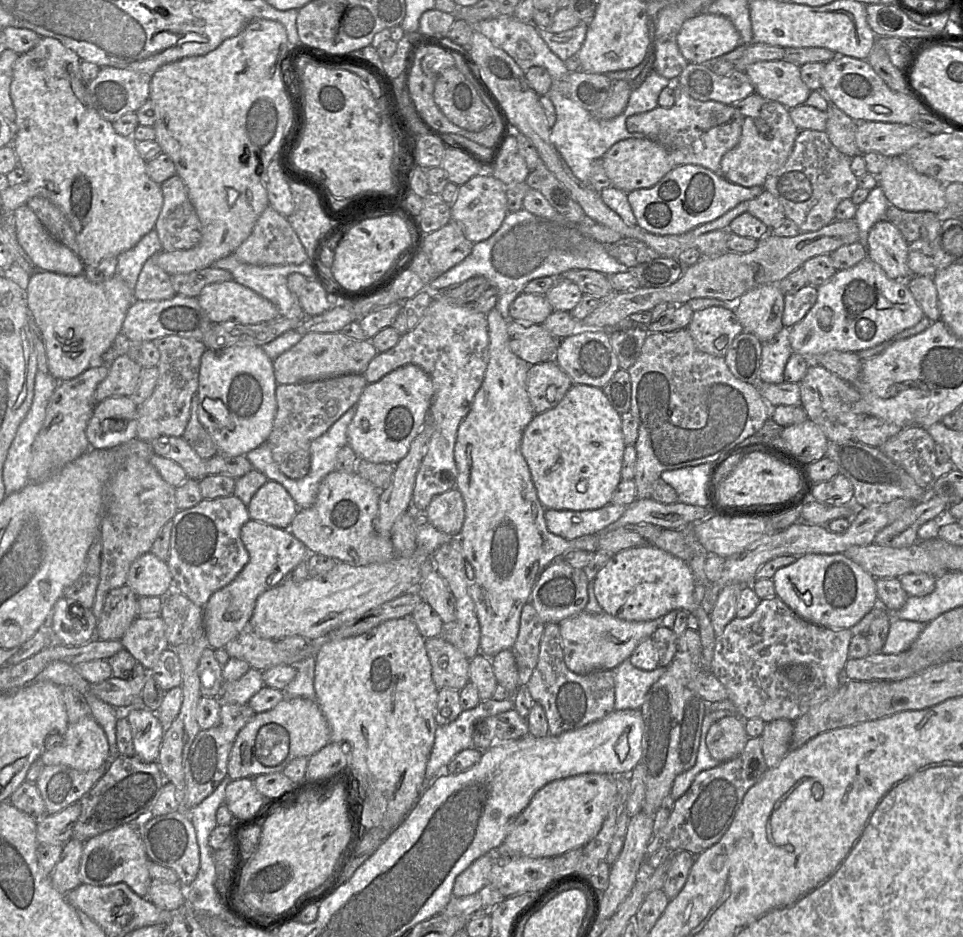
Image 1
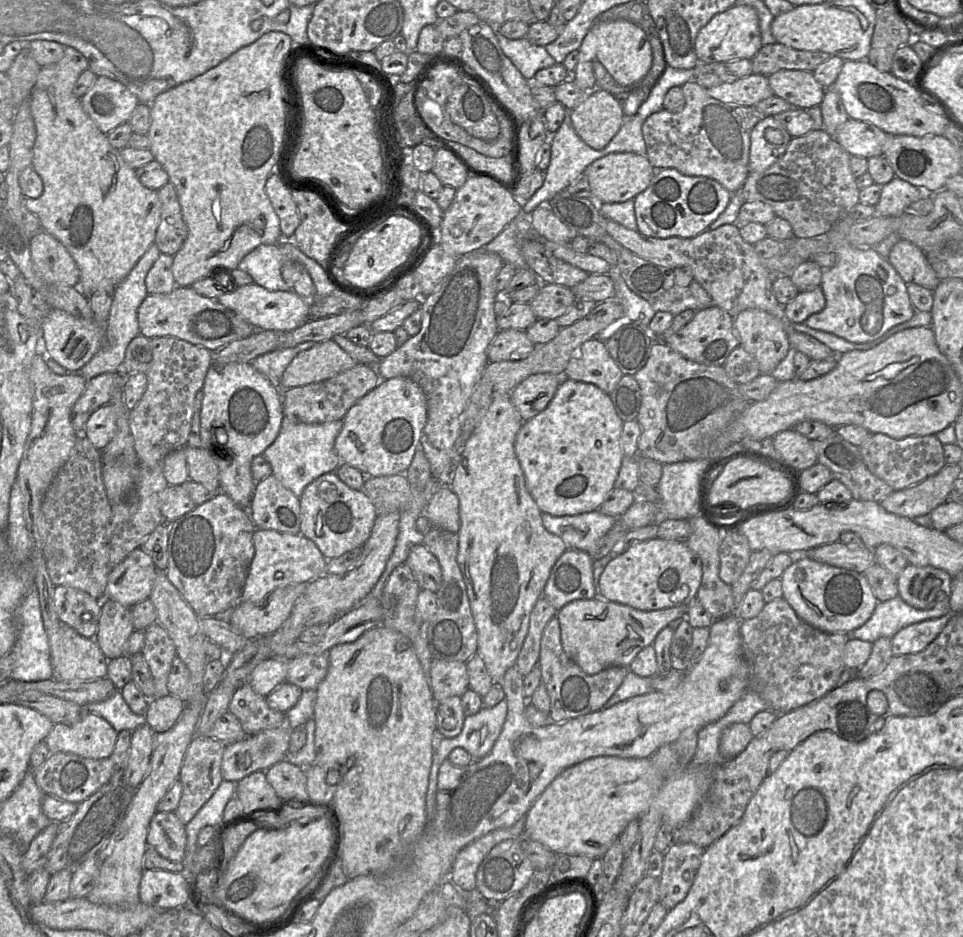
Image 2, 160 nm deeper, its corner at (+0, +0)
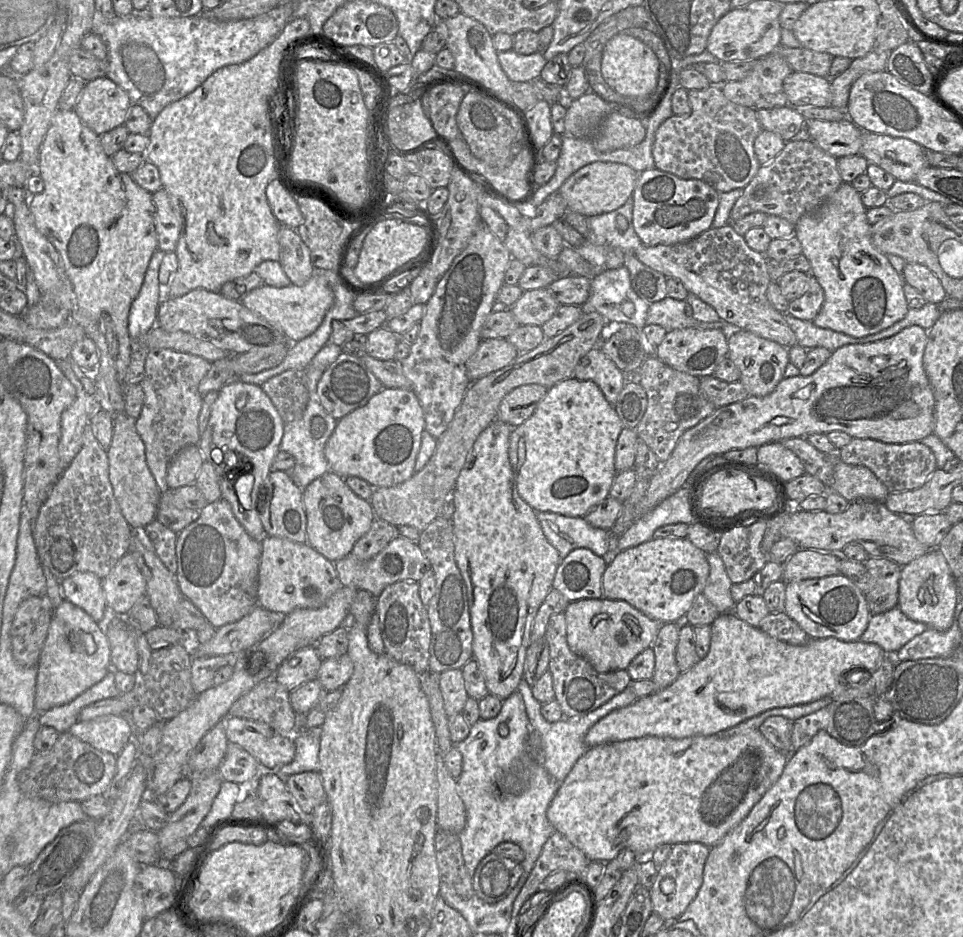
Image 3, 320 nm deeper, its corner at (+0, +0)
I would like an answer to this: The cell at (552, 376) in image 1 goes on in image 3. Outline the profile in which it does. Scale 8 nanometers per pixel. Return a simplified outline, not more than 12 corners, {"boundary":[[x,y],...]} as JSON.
{"boundary":[[514,388],[500,402],[497,419],[512,427],[532,415],[547,389]]}

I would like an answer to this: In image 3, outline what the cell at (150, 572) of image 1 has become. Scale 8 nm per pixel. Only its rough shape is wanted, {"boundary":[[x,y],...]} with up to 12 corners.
{"boundary":[[131,553],[102,579],[110,615],[126,616],[146,596]]}

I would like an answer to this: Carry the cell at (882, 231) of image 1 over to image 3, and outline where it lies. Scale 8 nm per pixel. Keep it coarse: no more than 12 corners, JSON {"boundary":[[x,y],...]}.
{"boundary":[[906,263],[902,277],[926,302],[939,305],[947,293],[926,266]]}

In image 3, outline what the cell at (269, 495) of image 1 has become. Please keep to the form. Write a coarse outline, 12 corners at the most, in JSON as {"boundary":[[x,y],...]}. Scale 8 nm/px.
{"boundary":[[271,470],[259,489],[266,535],[307,542],[303,489]]}

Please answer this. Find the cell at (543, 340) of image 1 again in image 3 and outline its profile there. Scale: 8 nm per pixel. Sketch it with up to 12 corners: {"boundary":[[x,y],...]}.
{"boundary":[[506,338],[481,340],[466,362],[471,381],[511,363]]}

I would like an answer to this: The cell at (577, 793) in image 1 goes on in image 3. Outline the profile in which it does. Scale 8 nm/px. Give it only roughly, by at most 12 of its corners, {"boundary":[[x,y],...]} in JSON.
{"boundary":[[759,729],[588,748],[547,809],[591,862],[717,844],[789,754]]}

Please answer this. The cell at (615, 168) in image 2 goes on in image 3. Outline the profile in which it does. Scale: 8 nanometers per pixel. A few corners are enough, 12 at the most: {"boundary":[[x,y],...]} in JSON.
{"boundary":[[593,162],[559,188],[567,208],[590,217],[632,196],[639,173]]}

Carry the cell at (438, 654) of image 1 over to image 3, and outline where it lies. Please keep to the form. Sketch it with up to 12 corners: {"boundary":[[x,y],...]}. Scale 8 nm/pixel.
{"boundary":[[462,669],[439,674],[448,717],[468,699]]}

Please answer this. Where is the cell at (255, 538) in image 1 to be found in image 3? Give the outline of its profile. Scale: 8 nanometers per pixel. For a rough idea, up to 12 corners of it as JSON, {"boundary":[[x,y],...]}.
{"boundary":[[263,538],[258,604],[319,608],[342,586],[307,542]]}

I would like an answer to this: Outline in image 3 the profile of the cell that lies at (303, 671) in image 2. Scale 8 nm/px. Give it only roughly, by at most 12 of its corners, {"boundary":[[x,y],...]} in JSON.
{"boundary":[[347,653],[323,659],[316,679],[326,692],[353,674]]}

